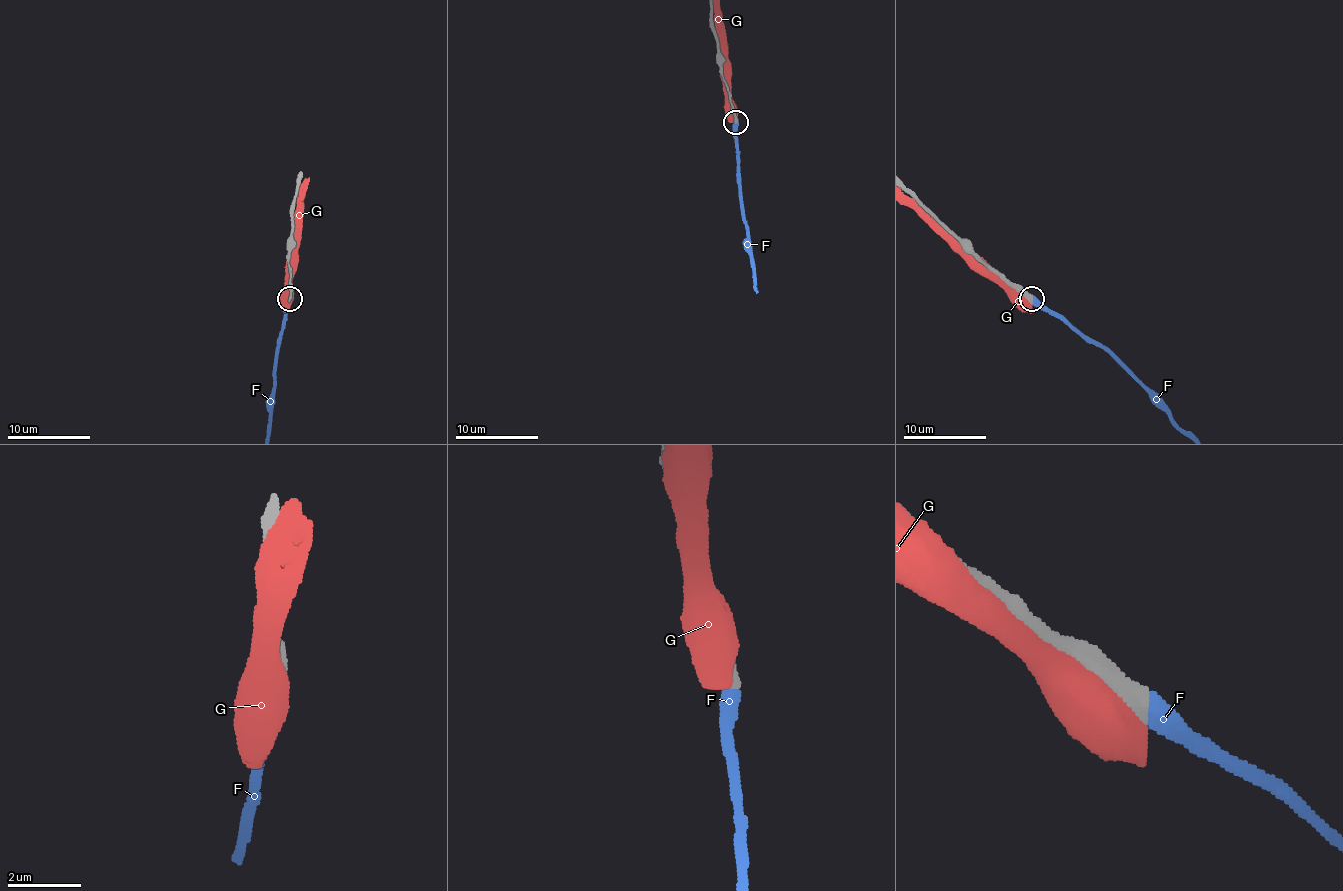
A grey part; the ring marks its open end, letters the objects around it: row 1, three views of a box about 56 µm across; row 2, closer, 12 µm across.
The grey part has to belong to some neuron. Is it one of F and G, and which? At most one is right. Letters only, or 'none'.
F

